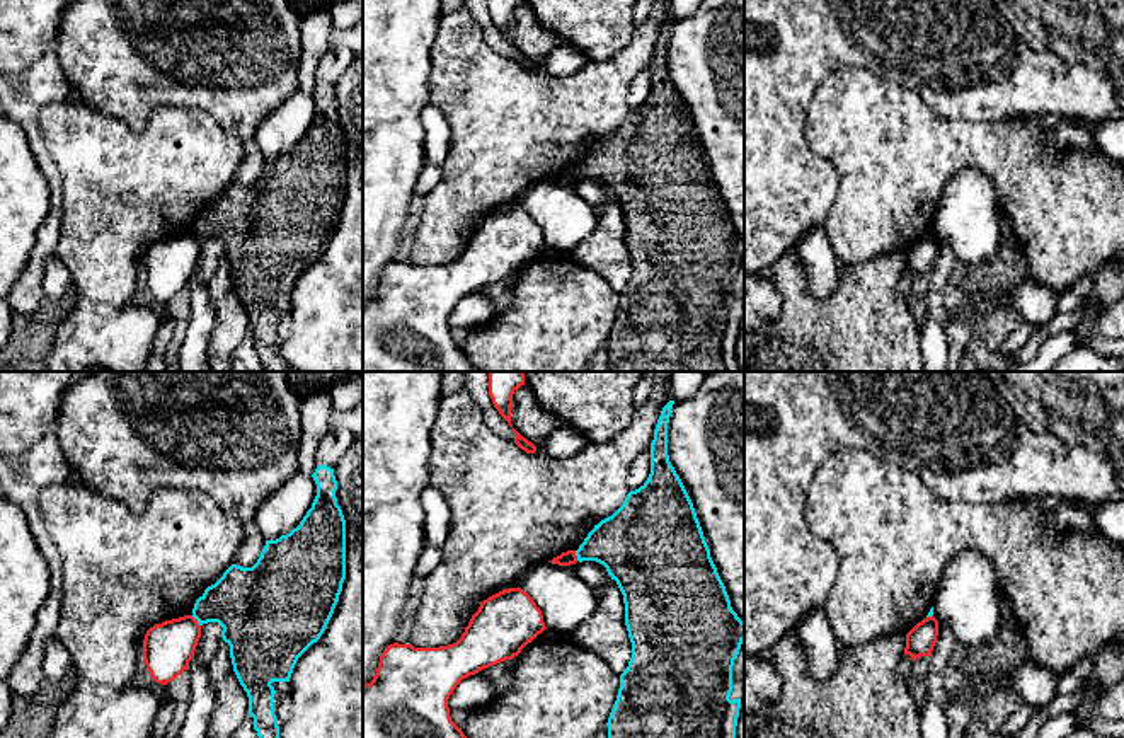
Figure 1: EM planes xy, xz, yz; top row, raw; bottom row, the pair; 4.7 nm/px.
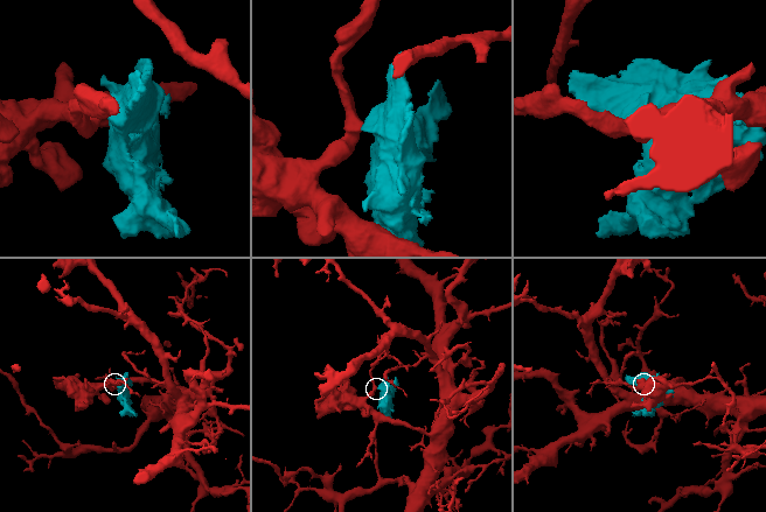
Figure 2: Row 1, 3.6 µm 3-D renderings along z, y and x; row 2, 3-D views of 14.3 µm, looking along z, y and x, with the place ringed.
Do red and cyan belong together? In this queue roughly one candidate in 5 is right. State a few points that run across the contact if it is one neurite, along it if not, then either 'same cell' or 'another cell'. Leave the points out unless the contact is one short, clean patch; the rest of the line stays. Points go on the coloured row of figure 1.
line xy (191, 616), (200, 626); another cell

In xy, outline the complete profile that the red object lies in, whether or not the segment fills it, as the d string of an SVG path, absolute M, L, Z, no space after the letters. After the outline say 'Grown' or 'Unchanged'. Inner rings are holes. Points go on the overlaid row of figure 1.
M192 615L150 627L143 639L143 661L152 678L167 685L187 670L199 637L201 626Z. Unchanged

